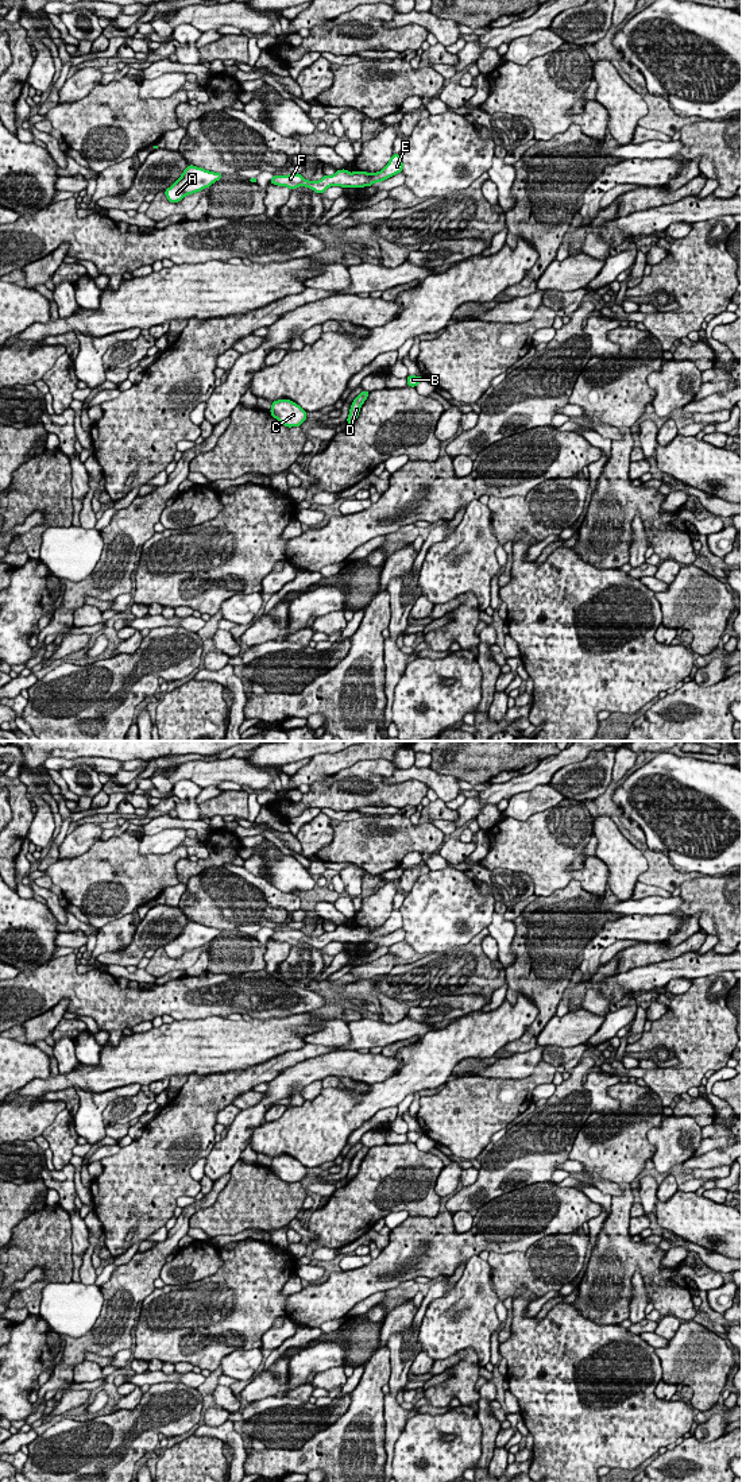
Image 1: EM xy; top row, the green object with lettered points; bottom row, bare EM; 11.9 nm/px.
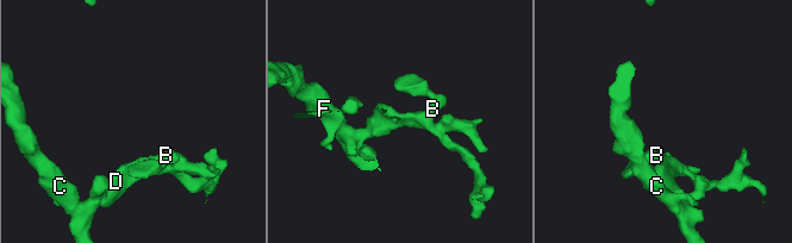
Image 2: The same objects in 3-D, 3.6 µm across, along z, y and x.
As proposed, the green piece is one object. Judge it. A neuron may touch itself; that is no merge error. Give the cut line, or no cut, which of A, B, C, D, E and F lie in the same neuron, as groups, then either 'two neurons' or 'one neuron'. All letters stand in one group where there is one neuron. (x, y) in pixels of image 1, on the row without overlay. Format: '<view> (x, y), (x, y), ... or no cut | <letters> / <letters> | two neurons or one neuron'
no cut | A B C D E F | one neuron

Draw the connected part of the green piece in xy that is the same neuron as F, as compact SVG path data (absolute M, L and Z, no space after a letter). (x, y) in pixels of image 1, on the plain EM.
M393 910L390 918L384 922L383 926L378 929L367 927L353 927L337 926L333 931L324 931L320 937L306 937L299 929L287 930L287 931L274 931L270 938L278 942L287 942L289 945L295 945L299 942L306 942L316 949L324 949L329 942L341 942L341 943L364 943L371 942L375 938L382 938L403 925L402 915L398 910Z

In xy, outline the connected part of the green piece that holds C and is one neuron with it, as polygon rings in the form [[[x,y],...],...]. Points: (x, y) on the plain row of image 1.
[[[290,1155],[274,1157],[270,1166],[271,1172],[285,1182],[301,1182],[306,1176],[306,1168]]]

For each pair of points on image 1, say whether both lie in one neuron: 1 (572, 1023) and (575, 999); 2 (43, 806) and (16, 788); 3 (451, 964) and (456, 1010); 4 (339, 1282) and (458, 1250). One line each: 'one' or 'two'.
1: two
2: two
3: two
4: one

